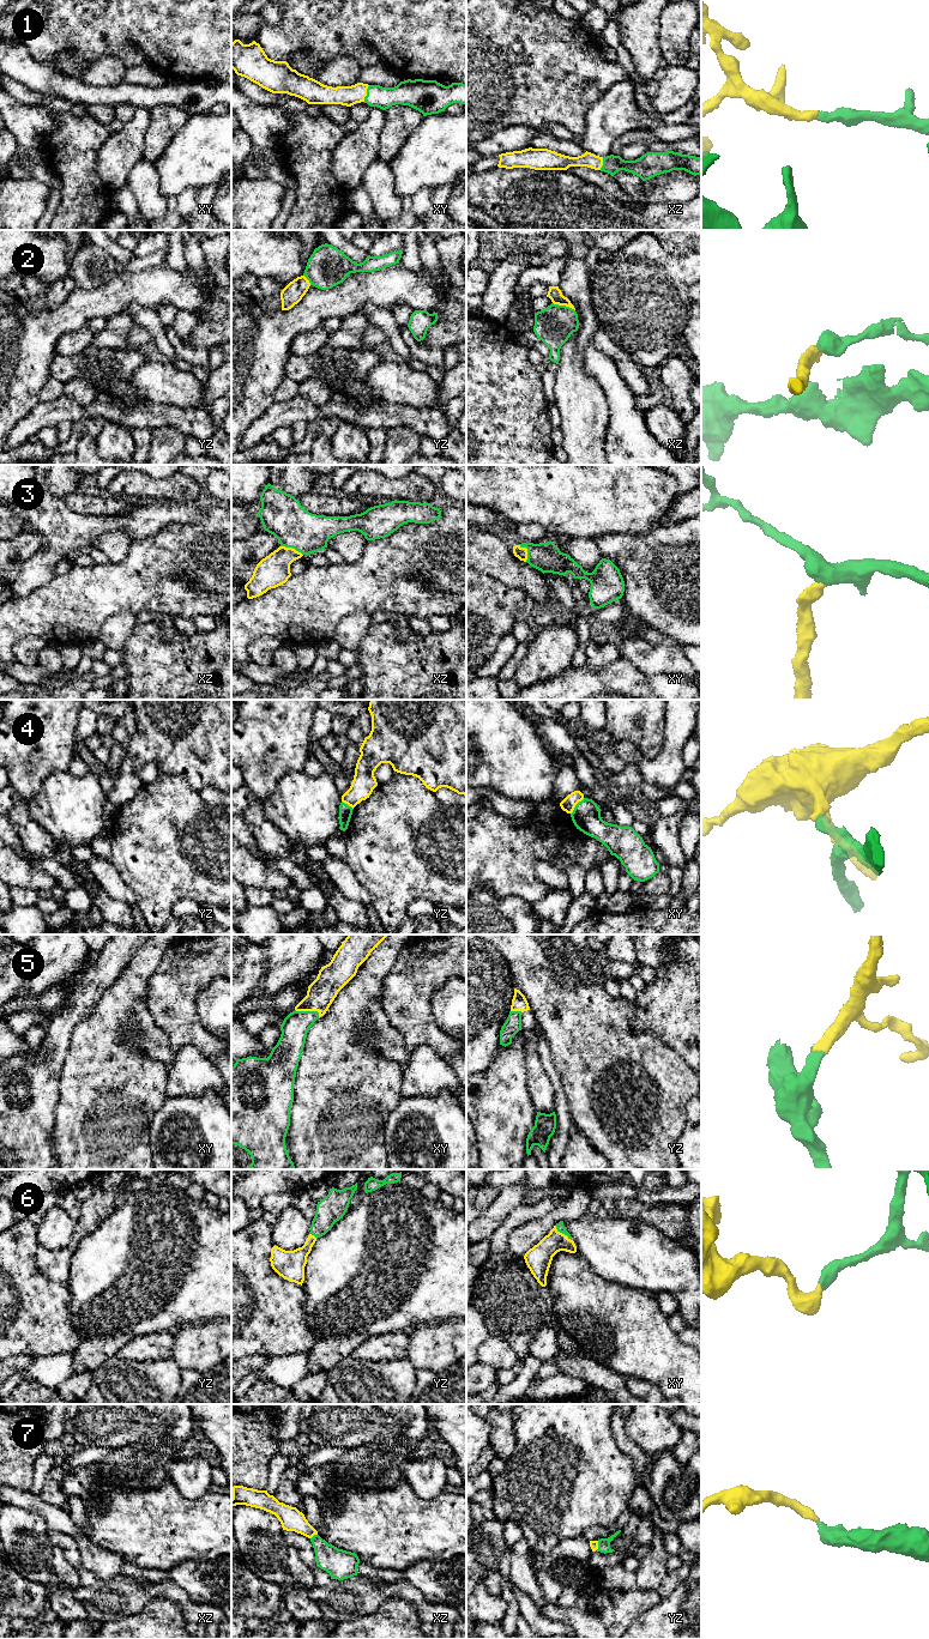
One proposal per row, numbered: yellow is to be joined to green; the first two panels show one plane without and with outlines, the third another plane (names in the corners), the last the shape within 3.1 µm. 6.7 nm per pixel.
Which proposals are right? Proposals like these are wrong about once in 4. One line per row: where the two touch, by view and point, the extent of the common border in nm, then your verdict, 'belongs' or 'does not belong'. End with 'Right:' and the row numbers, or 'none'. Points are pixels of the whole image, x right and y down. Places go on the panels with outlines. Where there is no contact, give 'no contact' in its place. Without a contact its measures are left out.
1: meets green in xy at (367, 94); contact 120 nm long; belongs
2: meets green in xz at (563, 306); contact 160 nm long; does not belong
3: meets green in xz at (291, 546); contact 170 nm long; belongs
4: meets green in xy at (575, 805); contact 140 nm long; does not belong
5: meets green in xy at (308, 1011); contact 180 nm long; belongs
6: meets green in xy at (562, 1233); contact 150 nm long; belongs
7: meets green in xz at (313, 1536); contact 60 nm long; belongs
Right: 1, 3, 5, 6, 7

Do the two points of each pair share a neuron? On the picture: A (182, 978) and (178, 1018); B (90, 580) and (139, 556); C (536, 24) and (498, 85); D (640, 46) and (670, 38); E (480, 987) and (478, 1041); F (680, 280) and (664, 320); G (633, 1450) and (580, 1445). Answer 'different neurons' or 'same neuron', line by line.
A: same neuron
B: same neuron
C: same neuron
D: different neurons
E: same neuron
F: same neuron
G: different neurons

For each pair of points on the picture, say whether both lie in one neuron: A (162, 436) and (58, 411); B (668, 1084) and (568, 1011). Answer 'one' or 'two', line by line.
A: two
B: one

